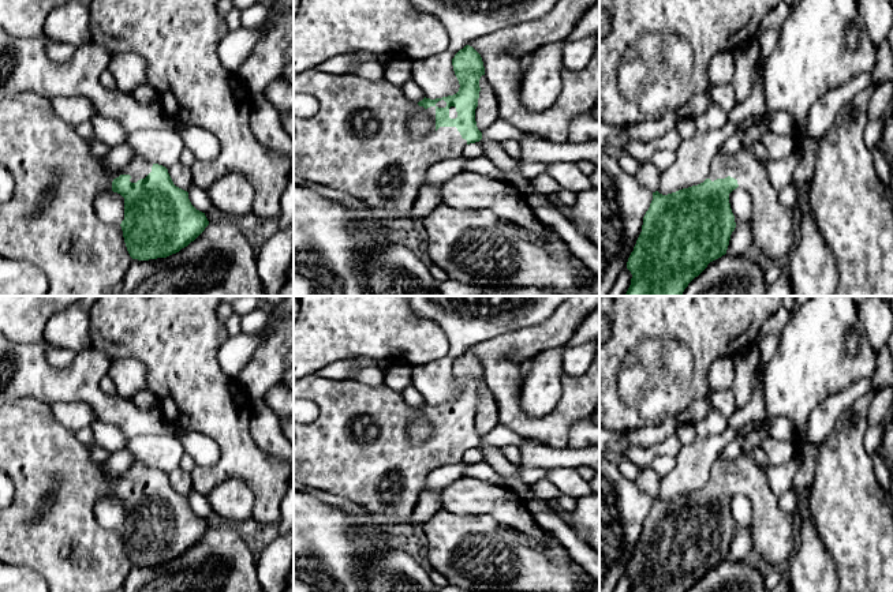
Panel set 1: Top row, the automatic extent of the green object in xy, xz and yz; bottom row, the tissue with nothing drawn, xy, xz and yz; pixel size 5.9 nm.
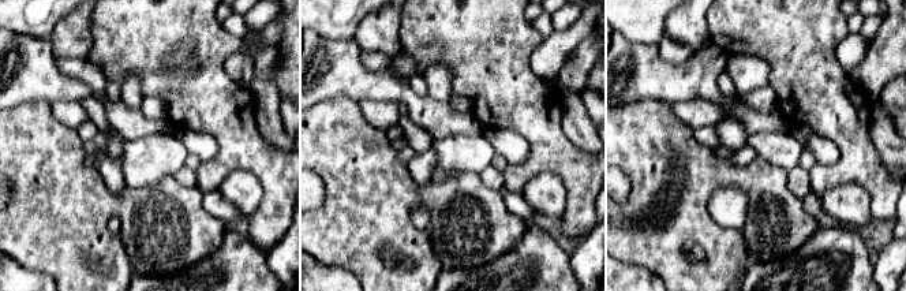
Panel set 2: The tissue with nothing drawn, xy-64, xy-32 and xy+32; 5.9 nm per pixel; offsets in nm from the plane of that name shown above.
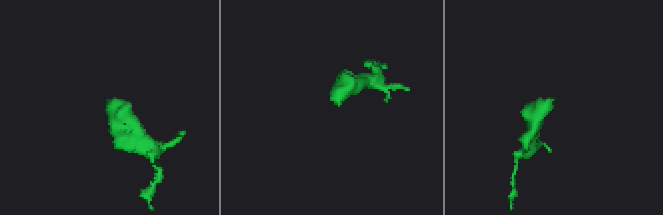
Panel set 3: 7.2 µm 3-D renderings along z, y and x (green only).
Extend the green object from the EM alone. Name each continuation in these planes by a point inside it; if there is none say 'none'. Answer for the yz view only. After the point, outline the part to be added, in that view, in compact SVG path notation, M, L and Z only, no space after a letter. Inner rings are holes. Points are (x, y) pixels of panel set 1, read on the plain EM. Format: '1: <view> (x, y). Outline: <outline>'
1: yz (772, 531). Outline: M747 454L718 458L707 484L714 487L728 482L736 484L739 492L747 495L752 503L751 555L767 567L786 567L795 547L792 516L780 509L778 498L770 490L766 469Z

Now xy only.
1: xy (49, 527). Outline: M30 397L0 406L0 469L12 480L15 488L11 505L0 509L0 559L10 565L25 566L37 572L45 578L49 592L120 592L132 563L127 557L122 532L104 529L94 516L94 506L101 498L112 495L112 487L120 480L130 480L131 488L145 484L152 477L153 469L137 462L124 473L108 476L101 462L93 460L90 447L79 443L75 432L55 419L49 404Z

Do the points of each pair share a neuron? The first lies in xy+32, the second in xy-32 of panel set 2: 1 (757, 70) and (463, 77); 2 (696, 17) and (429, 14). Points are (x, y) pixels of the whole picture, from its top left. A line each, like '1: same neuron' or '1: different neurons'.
1: different neurons
2: different neurons

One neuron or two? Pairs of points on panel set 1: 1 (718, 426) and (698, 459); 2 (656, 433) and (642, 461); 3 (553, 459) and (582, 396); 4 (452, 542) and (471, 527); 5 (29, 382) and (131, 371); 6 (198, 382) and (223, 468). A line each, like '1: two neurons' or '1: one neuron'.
1: two neurons
2: two neurons
3: two neurons
4: one neuron
5: two neurons
6: one neuron

